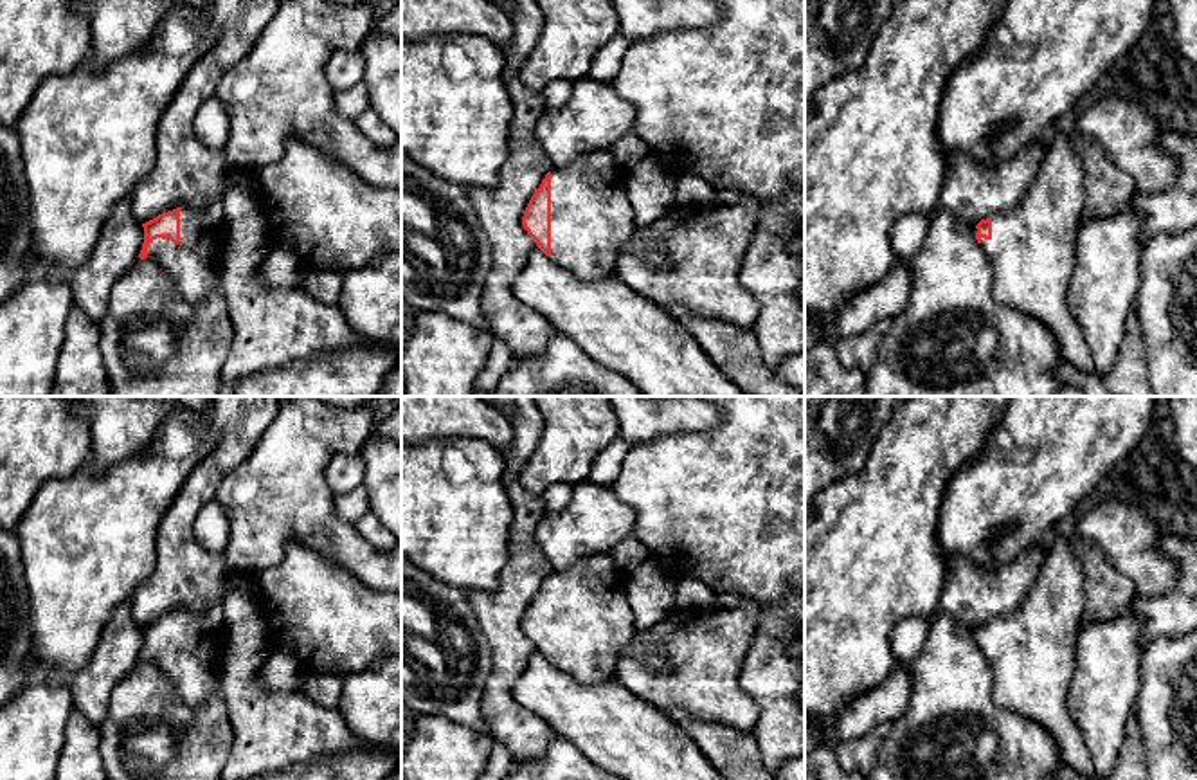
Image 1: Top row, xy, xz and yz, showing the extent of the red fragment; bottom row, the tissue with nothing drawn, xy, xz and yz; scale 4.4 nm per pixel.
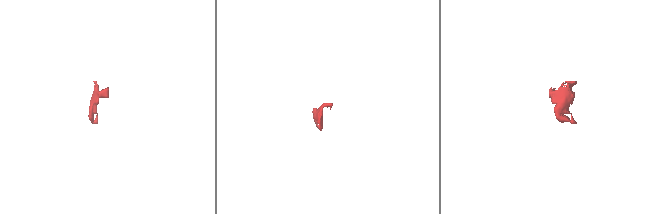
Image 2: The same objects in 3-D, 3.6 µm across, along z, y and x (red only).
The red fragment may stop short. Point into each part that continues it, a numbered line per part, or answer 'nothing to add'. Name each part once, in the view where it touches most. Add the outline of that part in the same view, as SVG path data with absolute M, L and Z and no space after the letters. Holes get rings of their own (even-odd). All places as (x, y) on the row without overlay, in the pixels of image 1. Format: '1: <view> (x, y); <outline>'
1: xz (591, 620); M608 553L551 573L551 665L581 683L614 679L619 650L637 634L625 576Z

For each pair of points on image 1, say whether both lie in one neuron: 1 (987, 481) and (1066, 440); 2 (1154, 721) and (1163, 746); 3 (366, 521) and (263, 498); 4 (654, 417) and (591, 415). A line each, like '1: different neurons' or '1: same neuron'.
1: same neuron
2: same neuron
3: different neurons
4: different neurons

